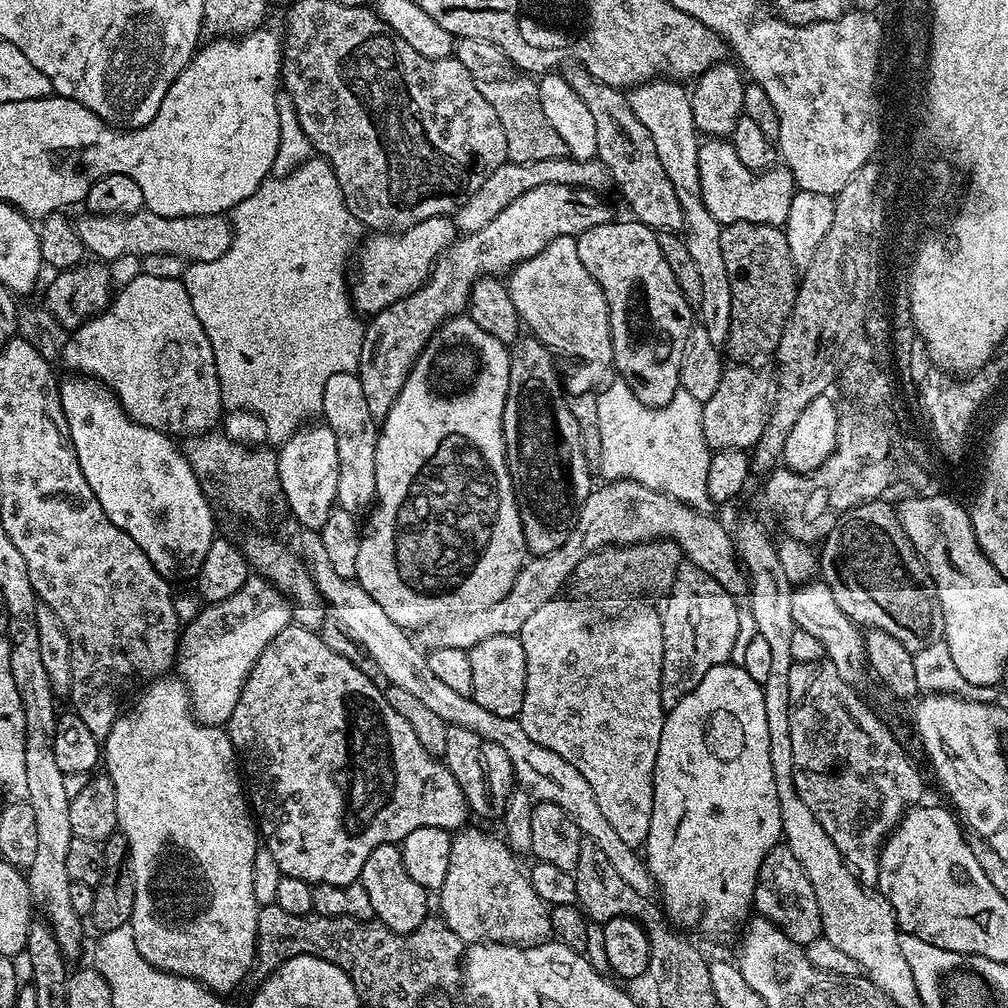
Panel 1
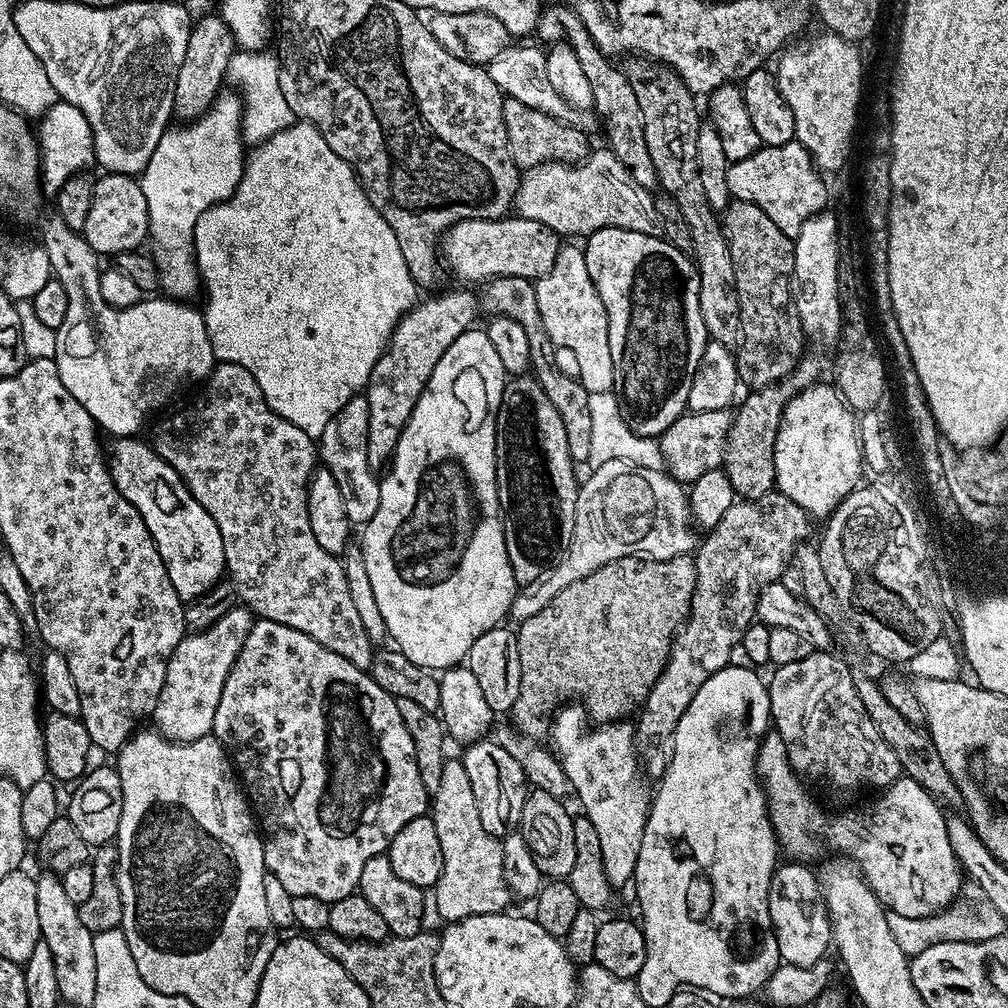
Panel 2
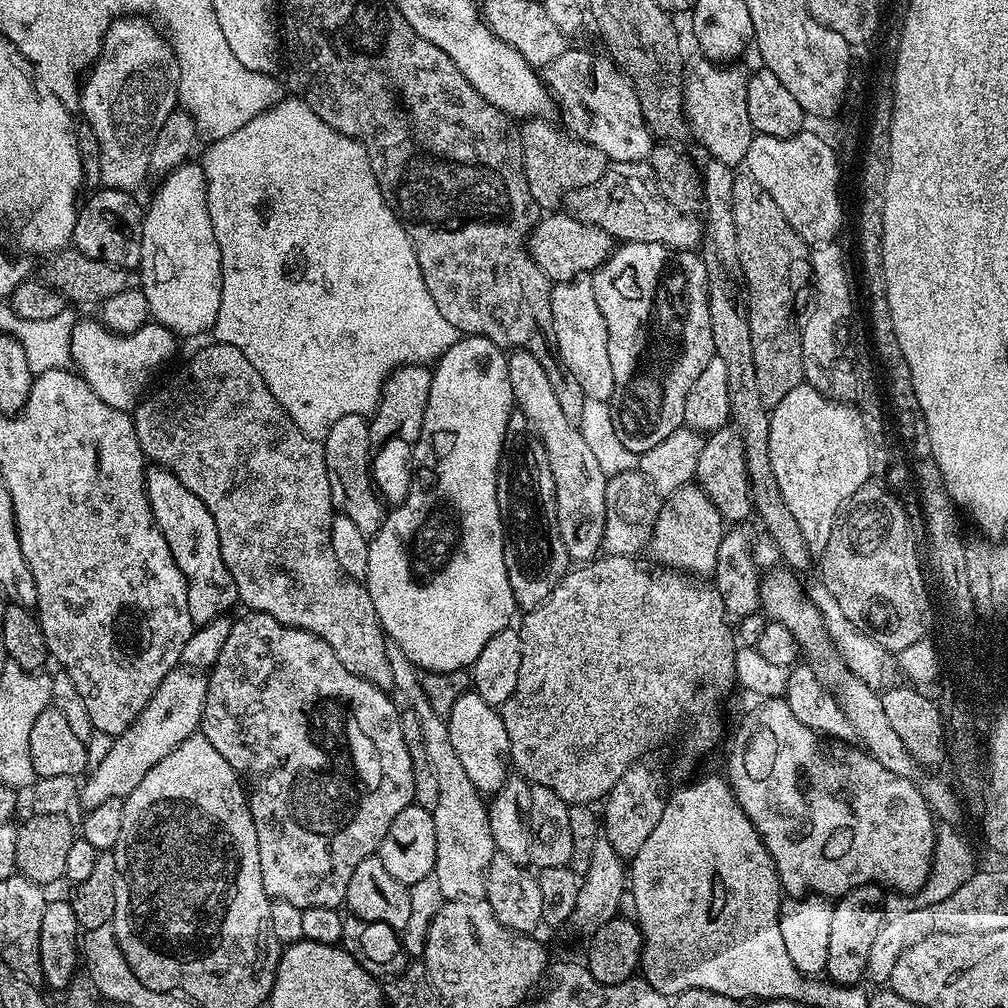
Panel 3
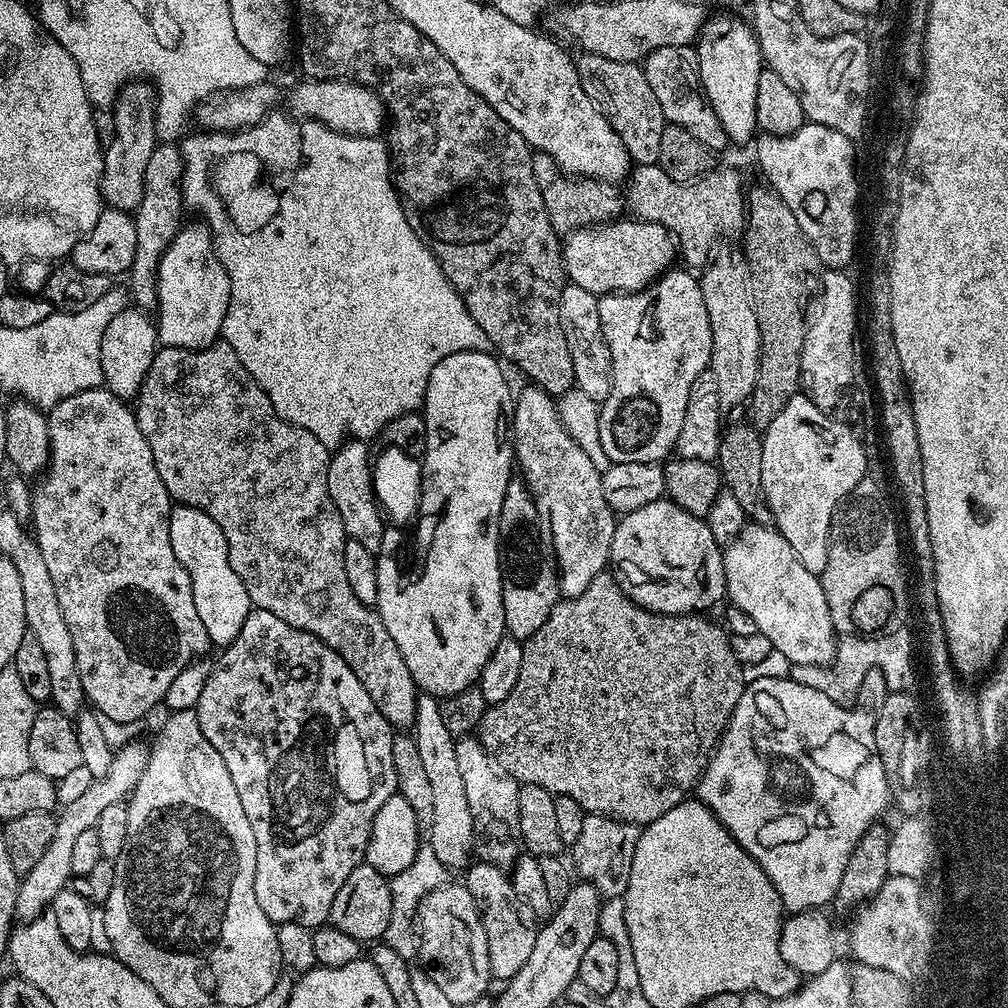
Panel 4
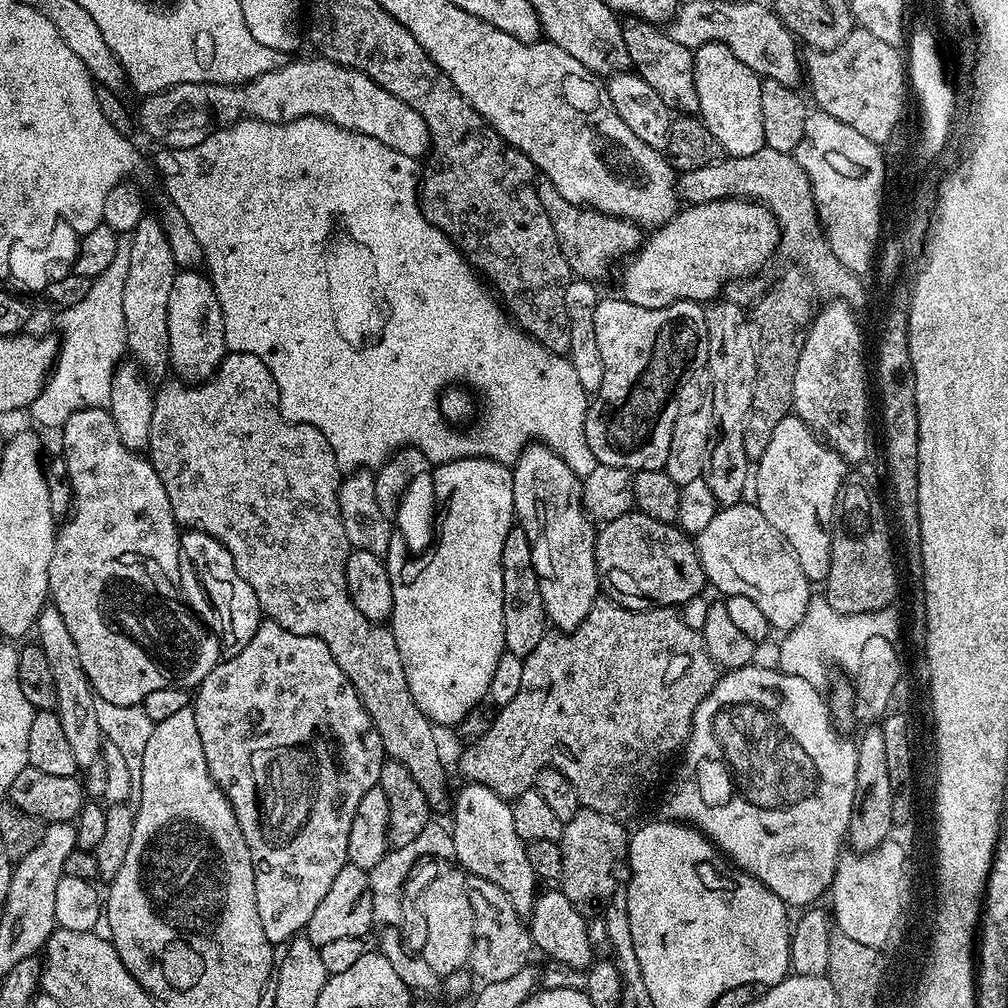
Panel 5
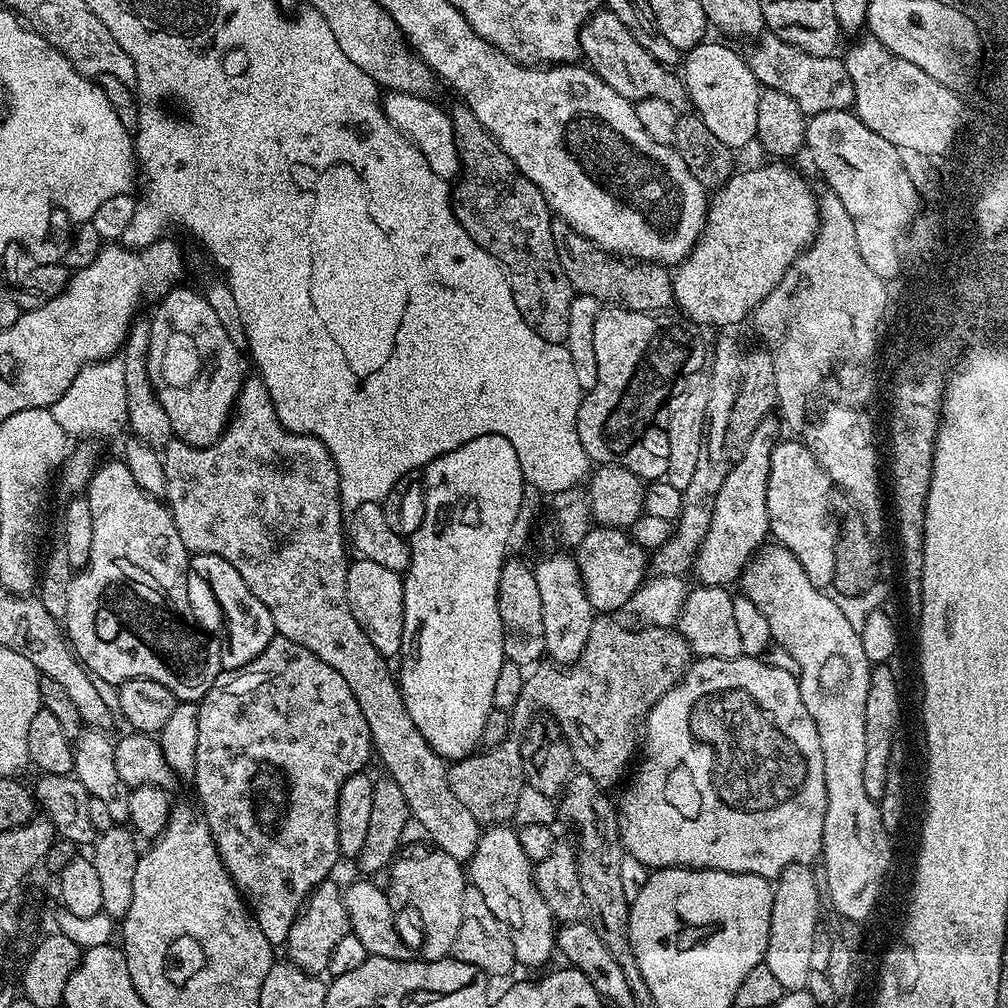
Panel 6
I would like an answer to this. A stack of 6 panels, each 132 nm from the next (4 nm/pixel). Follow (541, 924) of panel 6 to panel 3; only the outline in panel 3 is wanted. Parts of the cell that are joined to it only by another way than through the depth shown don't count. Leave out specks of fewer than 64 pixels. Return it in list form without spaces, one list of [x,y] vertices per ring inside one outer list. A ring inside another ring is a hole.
[[[474,690],[462,692],[447,717],[450,730],[450,742],[470,782],[482,794],[493,794],[499,791],[510,777],[510,753],[508,735],[499,711],[486,703]]]

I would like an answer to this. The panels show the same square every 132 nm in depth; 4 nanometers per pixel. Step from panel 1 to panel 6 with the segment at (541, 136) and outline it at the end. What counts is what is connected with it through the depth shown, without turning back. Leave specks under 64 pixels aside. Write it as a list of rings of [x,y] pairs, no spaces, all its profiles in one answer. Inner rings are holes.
[[[559,218],[552,221],[552,233],[554,246],[558,250],[558,262],[562,262],[566,278],[570,278],[573,293],[598,298],[604,306],[635,312],[660,314],[673,307],[672,272],[665,265],[633,262],[602,250],[590,238],[578,234],[578,230]]]

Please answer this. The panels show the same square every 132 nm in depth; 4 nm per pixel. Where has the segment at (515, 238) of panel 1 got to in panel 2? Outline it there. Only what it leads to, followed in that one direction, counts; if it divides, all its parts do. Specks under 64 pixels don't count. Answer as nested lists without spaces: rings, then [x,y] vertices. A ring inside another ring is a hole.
[[[444,292],[429,300],[421,299],[392,331],[392,338],[378,358],[366,389],[370,406],[366,458],[372,469],[383,469],[391,461],[398,446],[398,438],[402,438],[402,430],[406,422],[410,422],[410,414],[414,414],[414,406],[426,382],[430,382],[430,374],[434,374],[434,366],[438,366],[438,358],[450,350],[454,338],[477,323],[476,308],[478,312],[477,293],[475,296],[472,292]]]

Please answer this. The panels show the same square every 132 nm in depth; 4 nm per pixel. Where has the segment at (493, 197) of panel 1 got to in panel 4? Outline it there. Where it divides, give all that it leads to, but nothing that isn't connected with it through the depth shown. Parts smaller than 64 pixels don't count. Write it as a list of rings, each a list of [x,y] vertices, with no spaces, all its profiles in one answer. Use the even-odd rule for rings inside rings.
[[[636,164],[631,169],[627,181],[627,199],[639,219],[650,224],[661,224],[667,232],[671,232],[679,255],[689,269],[700,270],[707,265],[710,253],[717,247],[720,235],[727,230],[745,211],[746,184],[732,168],[720,168],[705,172],[698,180],[681,182],[671,180],[657,164]]]

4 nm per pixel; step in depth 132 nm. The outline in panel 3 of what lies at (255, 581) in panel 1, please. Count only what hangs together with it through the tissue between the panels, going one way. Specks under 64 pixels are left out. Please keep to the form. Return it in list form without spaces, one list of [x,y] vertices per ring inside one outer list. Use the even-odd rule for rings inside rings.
[[[177,666],[170,674],[166,674],[158,690],[154,690],[150,702],[146,702],[142,714],[134,718],[123,734],[115,737],[106,758],[93,767],[79,785],[79,807],[87,810],[101,802],[108,802],[110,798],[127,798],[134,786],[138,786],[138,782],[142,782],[142,778],[146,778],[146,774],[150,774],[150,770],[154,770],[154,766],[158,766],[166,754],[186,742],[186,738],[197,735],[207,689],[208,678],[203,671]]]

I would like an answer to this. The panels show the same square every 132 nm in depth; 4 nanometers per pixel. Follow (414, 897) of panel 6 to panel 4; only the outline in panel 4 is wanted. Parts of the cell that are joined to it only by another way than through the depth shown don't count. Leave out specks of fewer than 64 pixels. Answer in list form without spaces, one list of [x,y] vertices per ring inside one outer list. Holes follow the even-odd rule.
[[[444,883],[421,898],[416,910],[415,933],[419,963],[446,993],[446,998],[450,998],[450,1002],[467,1006],[489,991],[488,980],[491,981],[493,975],[486,930],[480,921],[474,898],[463,883]]]

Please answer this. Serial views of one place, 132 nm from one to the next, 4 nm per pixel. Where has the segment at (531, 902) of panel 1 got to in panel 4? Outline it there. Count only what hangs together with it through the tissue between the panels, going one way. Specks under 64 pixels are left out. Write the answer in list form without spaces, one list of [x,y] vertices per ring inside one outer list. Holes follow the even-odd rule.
[[[420,694],[416,697],[416,713],[411,726],[411,735],[416,737],[418,754],[422,754],[422,767],[426,769],[426,779],[430,781],[430,791],[434,801],[434,814],[426,844],[449,870],[467,869],[474,856],[476,831],[474,820],[470,818],[470,805],[466,803],[466,790],[462,787],[462,774],[458,771],[458,762],[454,759],[457,737],[446,730],[442,722],[441,701],[437,697]]]

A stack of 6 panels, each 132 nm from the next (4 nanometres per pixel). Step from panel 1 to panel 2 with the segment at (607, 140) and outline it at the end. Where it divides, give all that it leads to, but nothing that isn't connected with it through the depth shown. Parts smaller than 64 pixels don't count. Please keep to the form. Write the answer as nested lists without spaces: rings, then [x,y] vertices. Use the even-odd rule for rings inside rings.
[[[563,6],[545,7],[540,14],[540,20],[536,24],[535,35],[541,36],[547,42],[567,41],[577,51],[578,62],[582,65],[582,70],[586,74],[586,79],[590,81],[592,91],[592,108],[600,115],[600,120],[604,123],[604,132],[608,135],[607,147],[630,170],[634,182],[638,186],[652,190],[657,187],[656,171],[654,162],[650,162],[650,150],[646,146],[646,134],[642,126],[642,110],[638,110],[638,97],[634,95],[634,86],[630,86],[627,75],[615,68],[613,61],[598,50],[591,34],[586,30],[586,26],[576,16],[570,8]]]

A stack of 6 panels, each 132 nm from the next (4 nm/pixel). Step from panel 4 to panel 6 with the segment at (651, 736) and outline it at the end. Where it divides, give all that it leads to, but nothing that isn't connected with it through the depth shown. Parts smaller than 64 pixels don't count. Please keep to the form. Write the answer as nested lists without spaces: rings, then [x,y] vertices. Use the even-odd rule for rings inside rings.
[[[616,618],[593,619],[586,650],[573,664],[537,667],[537,672],[525,679],[522,694],[510,709],[511,719],[528,722],[537,714],[550,714],[570,738],[572,759],[579,771],[590,774],[598,785],[619,785],[620,775],[628,763],[630,768],[632,754],[638,750],[638,721],[681,680],[693,656],[684,637],[671,627],[629,626]],[[507,738],[493,748],[477,750],[470,756],[457,760],[449,767],[448,781],[458,802],[474,814],[484,826],[500,826],[512,820],[514,806],[518,806],[518,794],[525,788],[520,740]]]

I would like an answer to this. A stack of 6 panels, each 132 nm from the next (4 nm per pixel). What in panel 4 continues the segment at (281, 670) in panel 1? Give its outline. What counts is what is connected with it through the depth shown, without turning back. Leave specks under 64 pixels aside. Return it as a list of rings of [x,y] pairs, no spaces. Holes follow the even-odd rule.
[[[253,607],[248,613],[246,622],[242,622],[242,630],[238,630],[238,638],[223,649],[224,652],[209,667],[206,686],[202,686],[202,698],[196,703],[198,726],[202,734],[206,734],[206,742],[222,754],[222,762],[226,762],[226,770],[230,770],[230,779],[234,781],[234,790],[238,790],[238,799],[242,801],[242,810],[246,810],[246,818],[250,821],[250,830],[254,830],[256,843],[256,869],[254,870],[254,898],[258,898],[258,906],[262,906],[262,914],[279,926],[298,922],[310,929],[317,929],[328,924],[330,906],[334,906],[334,898],[338,890],[342,890],[342,882],[350,878],[350,870],[365,863],[364,851],[368,845],[374,814],[378,812],[386,798],[397,795],[396,771],[394,770],[394,754],[392,753],[392,725],[382,718],[374,698],[366,694],[366,686],[354,678],[354,670],[346,666],[346,662],[331,648],[326,646],[314,634],[306,630],[291,628],[282,618],[270,614],[270,610]]]

